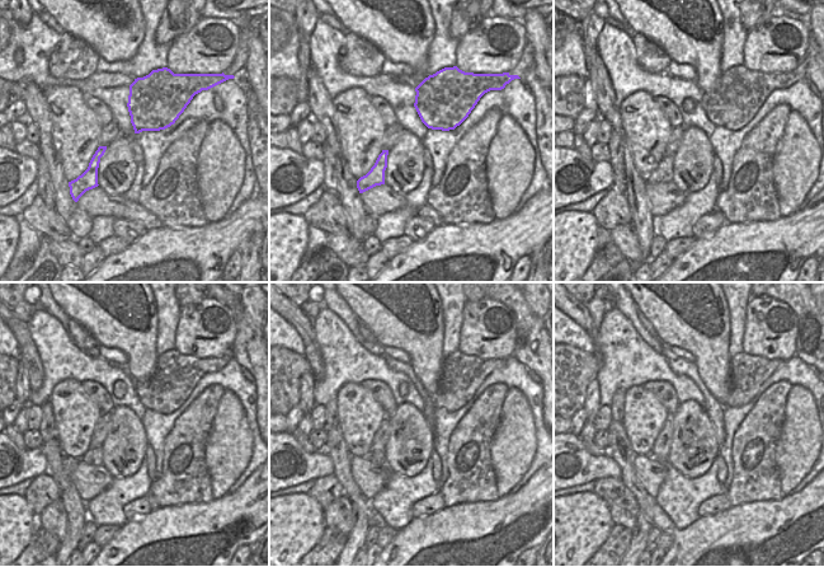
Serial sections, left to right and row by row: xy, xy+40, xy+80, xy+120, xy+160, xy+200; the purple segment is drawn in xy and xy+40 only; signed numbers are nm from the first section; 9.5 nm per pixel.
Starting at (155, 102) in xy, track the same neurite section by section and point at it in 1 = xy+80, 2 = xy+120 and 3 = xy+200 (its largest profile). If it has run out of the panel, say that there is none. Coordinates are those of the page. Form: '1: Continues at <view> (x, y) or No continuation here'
1: Continues at xy+80 (737, 95)
2: Continues at xy+120 (175, 375)
3: Continues at xy+200 (748, 373)

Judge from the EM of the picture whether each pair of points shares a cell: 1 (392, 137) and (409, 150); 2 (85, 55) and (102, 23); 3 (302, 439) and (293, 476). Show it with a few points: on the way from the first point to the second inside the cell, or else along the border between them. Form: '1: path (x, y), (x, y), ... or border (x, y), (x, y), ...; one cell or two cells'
1: border (405, 131), (389, 150); two cells
2: border (65, 31), (85, 41), (99, 56); two cells
3: border (291, 434), (306, 451), (314, 453), (318, 450); two cells

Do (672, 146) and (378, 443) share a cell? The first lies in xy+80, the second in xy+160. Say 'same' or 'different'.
same

